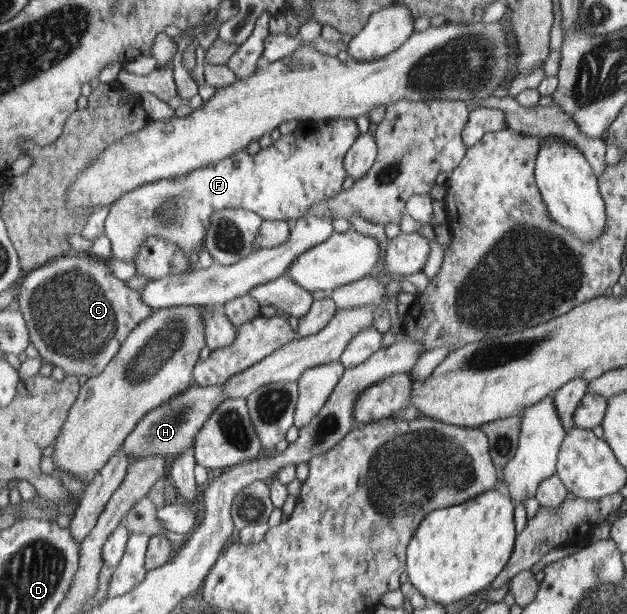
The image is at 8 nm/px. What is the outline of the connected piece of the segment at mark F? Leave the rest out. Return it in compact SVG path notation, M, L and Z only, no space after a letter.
M355 118L304 121L294 133L281 135L277 141L273 141L267 148L261 148L255 155L251 155L247 149L237 151L231 157L217 161L217 164L207 163L205 167L173 177L171 180L161 179L141 185L140 188L133 189L133 192L125 193L119 200L114 201L109 209L103 229L104 235L111 243L112 257L125 262L133 261L141 243L147 237L168 239L176 243L177 250L183 250L187 257L191 252L199 253L203 249L213 212L225 208L243 208L257 213L263 220L298 220L303 215L308 215L307 210L310 210L314 203L333 198L343 191L343 182L348 174L344 159L359 137Z

